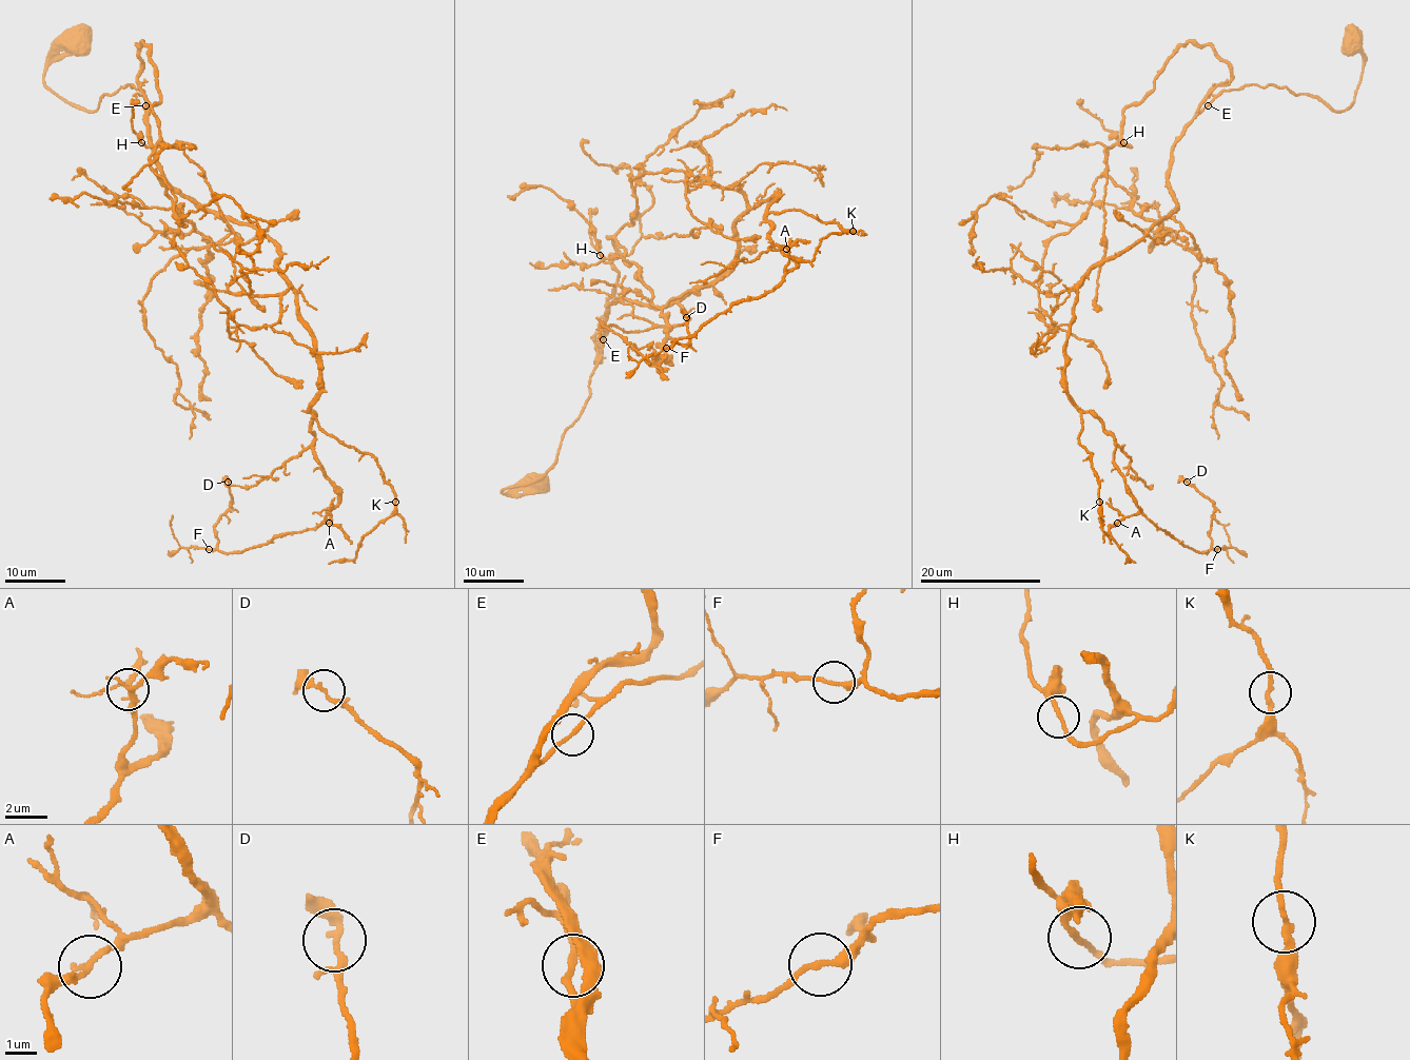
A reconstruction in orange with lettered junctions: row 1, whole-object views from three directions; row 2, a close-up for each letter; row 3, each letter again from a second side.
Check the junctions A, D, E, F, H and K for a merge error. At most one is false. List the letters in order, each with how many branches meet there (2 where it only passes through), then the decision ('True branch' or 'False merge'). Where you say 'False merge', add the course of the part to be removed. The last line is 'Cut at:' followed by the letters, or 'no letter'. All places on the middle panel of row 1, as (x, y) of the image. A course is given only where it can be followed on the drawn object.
A: Branches: 2. True branch
D: Branches: 2. True branch
E: Branches: 2. True branch
F: Branches: 2. True branch
H: Branches: 2. True branch
K: Branches: 2. True branch
Cut at: no letter

